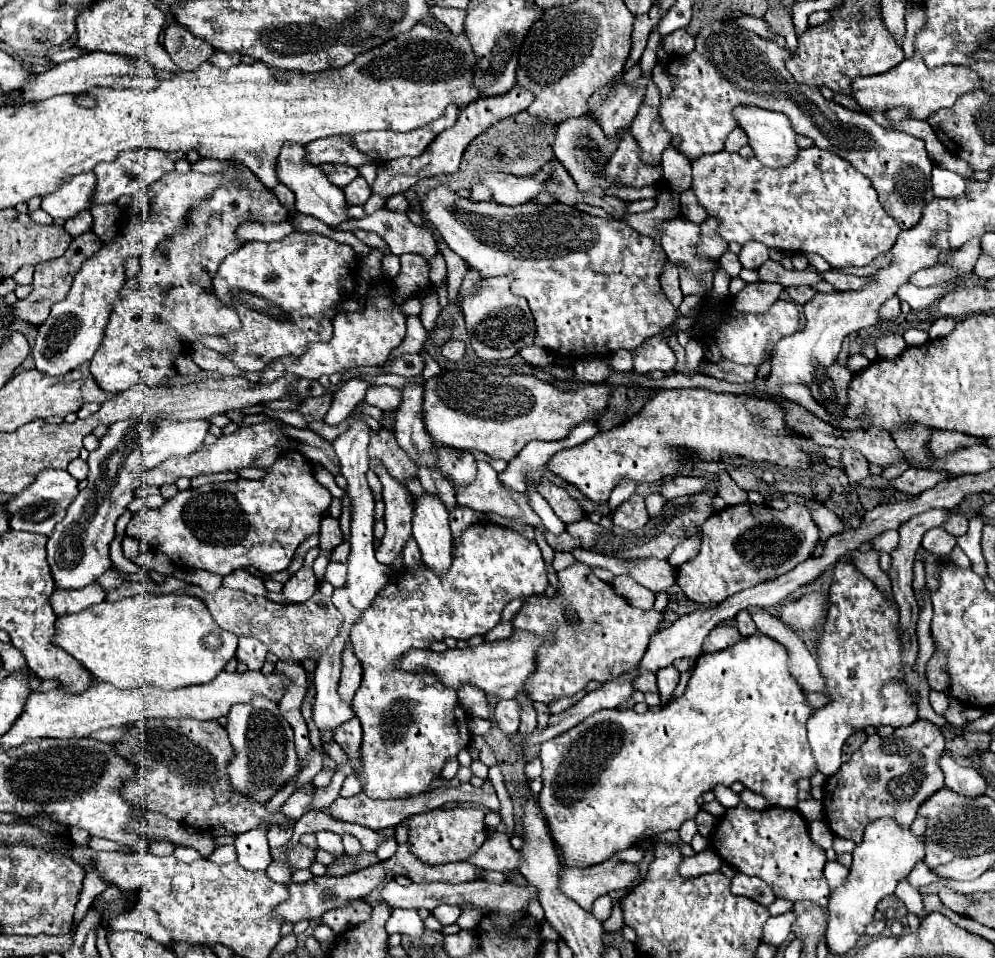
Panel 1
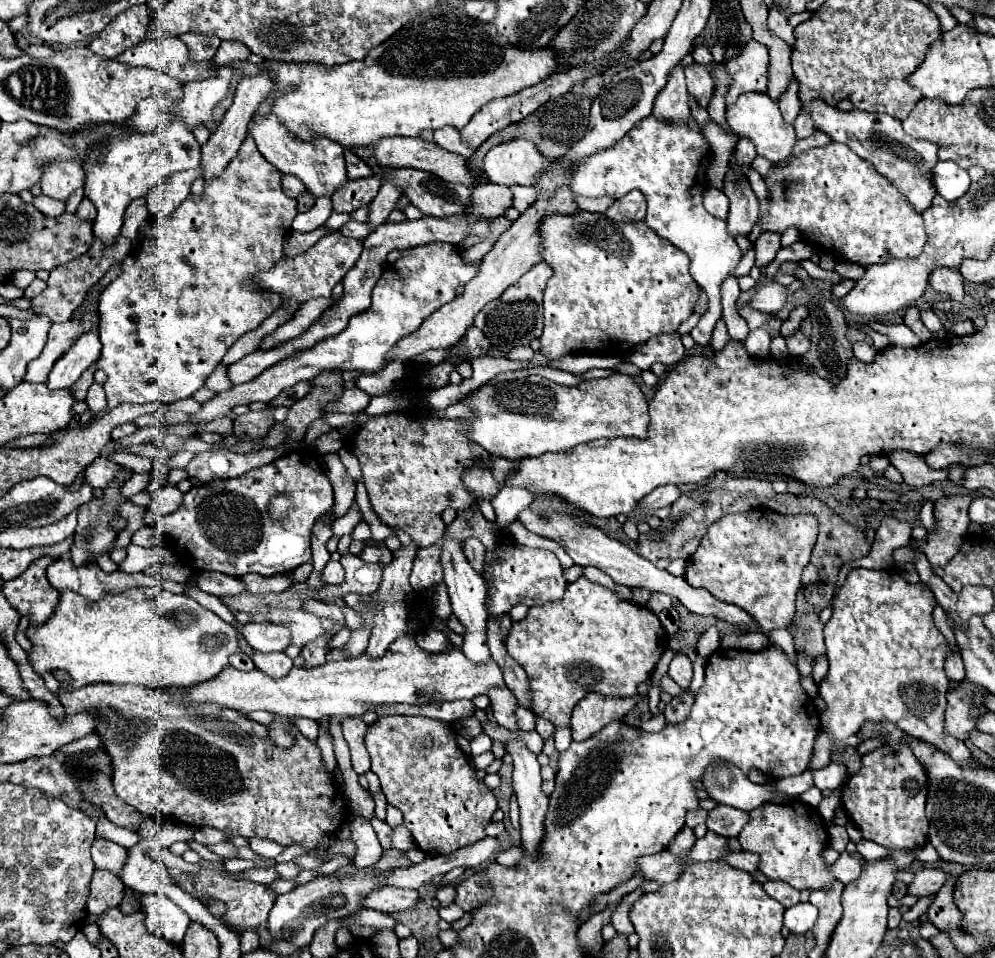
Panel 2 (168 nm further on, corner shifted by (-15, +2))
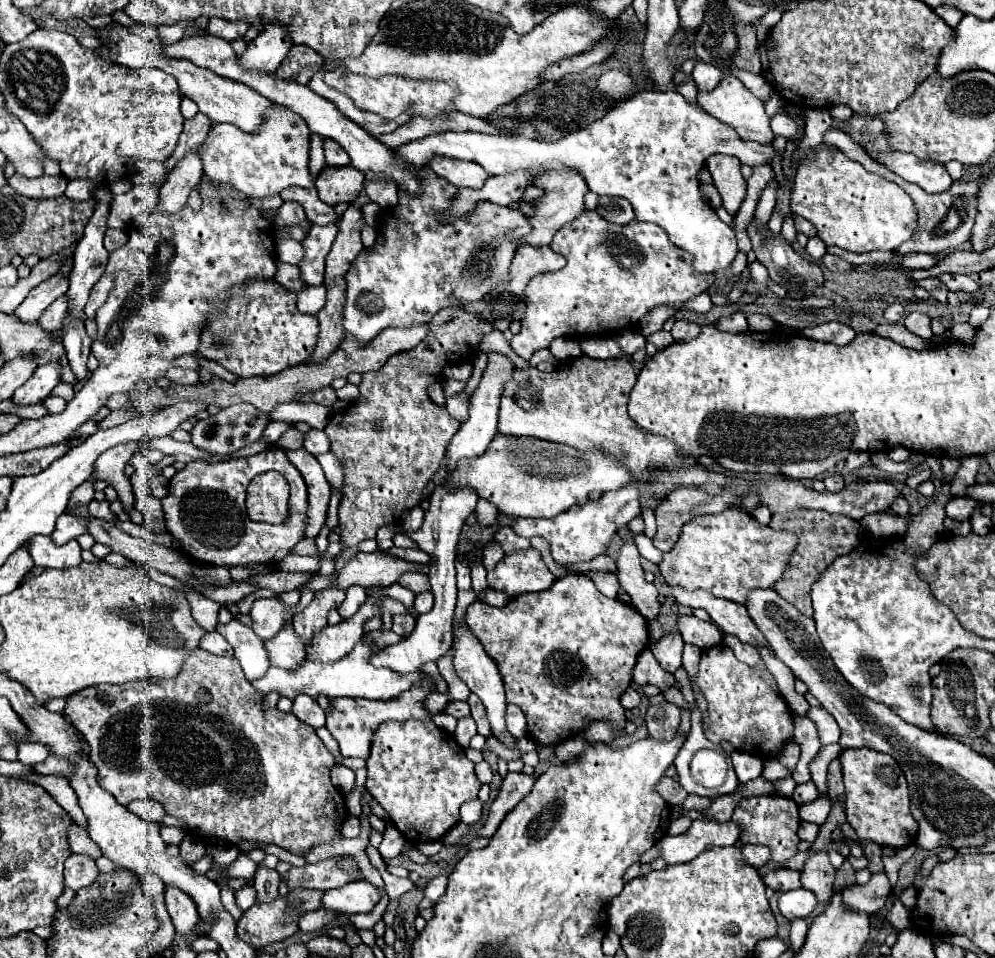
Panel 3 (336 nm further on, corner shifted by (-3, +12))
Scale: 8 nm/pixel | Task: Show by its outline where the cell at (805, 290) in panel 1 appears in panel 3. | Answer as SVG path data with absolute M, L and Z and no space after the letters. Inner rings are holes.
M754 262L750 264L750 274L752 274L752 280L764 288L768 288L768 270L766 266L762 266L760 262Z

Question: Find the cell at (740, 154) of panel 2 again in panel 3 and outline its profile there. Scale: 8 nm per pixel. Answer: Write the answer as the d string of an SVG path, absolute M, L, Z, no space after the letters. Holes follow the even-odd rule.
M714 154L706 160L706 168L710 170L712 182L722 196L722 206L734 216L746 198L746 180L740 174L740 160L736 156Z

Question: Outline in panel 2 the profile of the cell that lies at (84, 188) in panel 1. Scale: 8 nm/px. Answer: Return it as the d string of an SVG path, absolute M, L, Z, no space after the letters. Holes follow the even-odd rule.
M50 160L42 168L40 176L40 188L42 194L56 198L56 200L68 200L68 196L82 188L84 184L84 170L76 160Z

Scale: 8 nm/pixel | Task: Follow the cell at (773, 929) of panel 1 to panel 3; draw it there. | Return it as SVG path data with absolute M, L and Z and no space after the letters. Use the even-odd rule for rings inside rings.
M796 888L792 892L782 892L778 898L778 908L780 914L792 922L798 918L806 918L814 908L816 908L816 896L812 896L812 892Z

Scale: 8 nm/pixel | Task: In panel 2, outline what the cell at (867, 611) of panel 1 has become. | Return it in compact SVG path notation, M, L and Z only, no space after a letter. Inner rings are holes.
M854 568L848 574L838 594L832 598L832 618L824 628L830 670L826 680L822 680L820 684L820 696L828 704L822 720L826 722L824 732L832 742L832 758L838 758L842 762L842 752L836 750L836 742L856 734L864 720L890 720L914 738L942 748L958 764L966 764L970 760L970 750L966 748L966 744L944 732L944 710L948 692L944 660L952 652L960 652L960 646L948 644L948 640L932 622L932 612L936 604L938 602L928 584L910 584L900 578L900 574L868 568Z

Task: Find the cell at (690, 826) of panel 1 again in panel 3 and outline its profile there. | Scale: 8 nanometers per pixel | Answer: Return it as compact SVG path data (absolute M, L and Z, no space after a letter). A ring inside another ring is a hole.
M680 816L680 818L672 820L672 824L668 828L668 834L682 834L684 830L688 830L690 824L692 824L692 820L688 816Z

